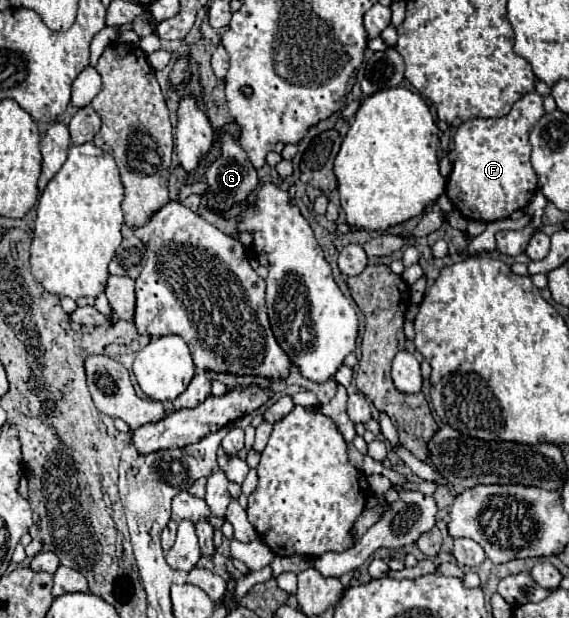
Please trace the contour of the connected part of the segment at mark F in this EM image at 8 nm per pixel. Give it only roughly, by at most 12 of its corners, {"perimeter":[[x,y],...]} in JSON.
{"perimeter":[[543,97],[457,127],[445,193],[465,219],[531,201]]}

